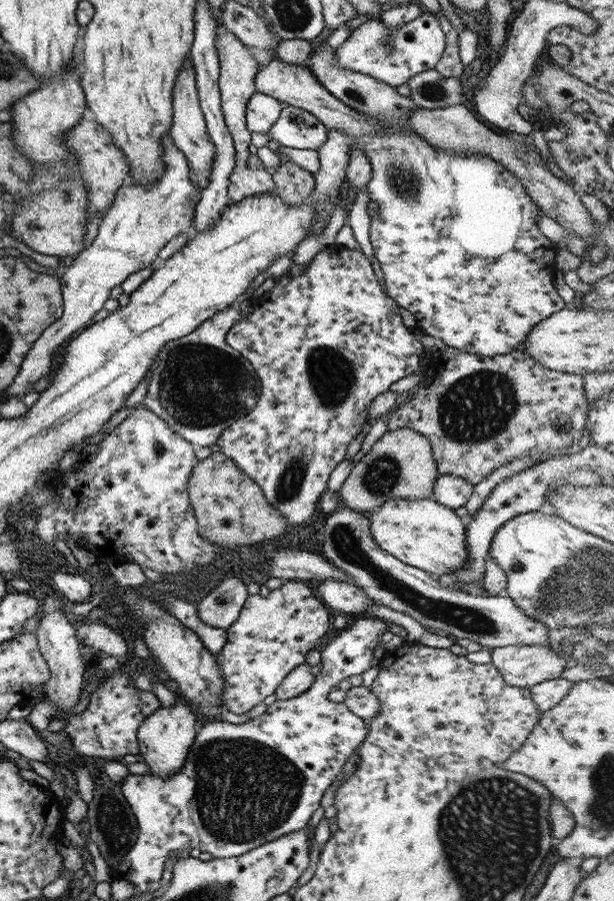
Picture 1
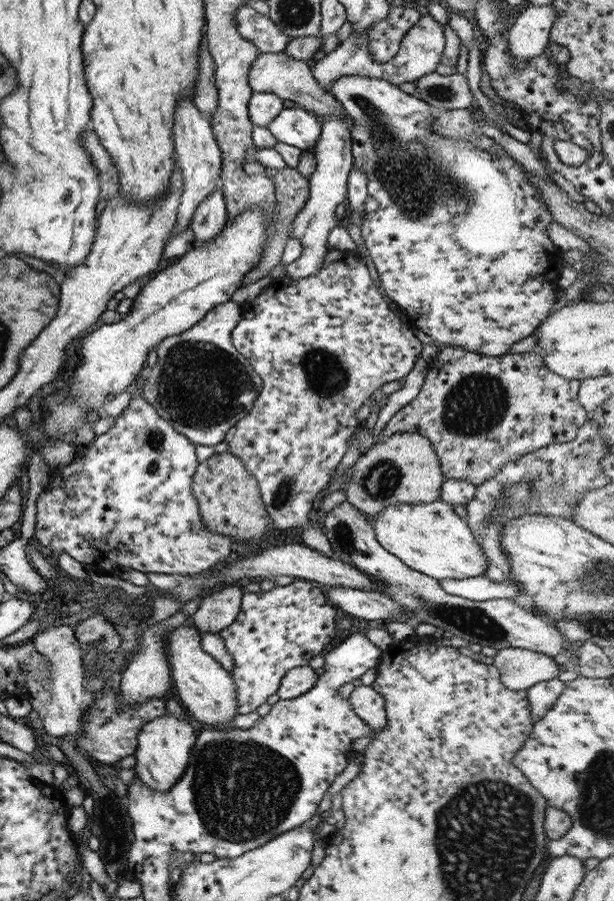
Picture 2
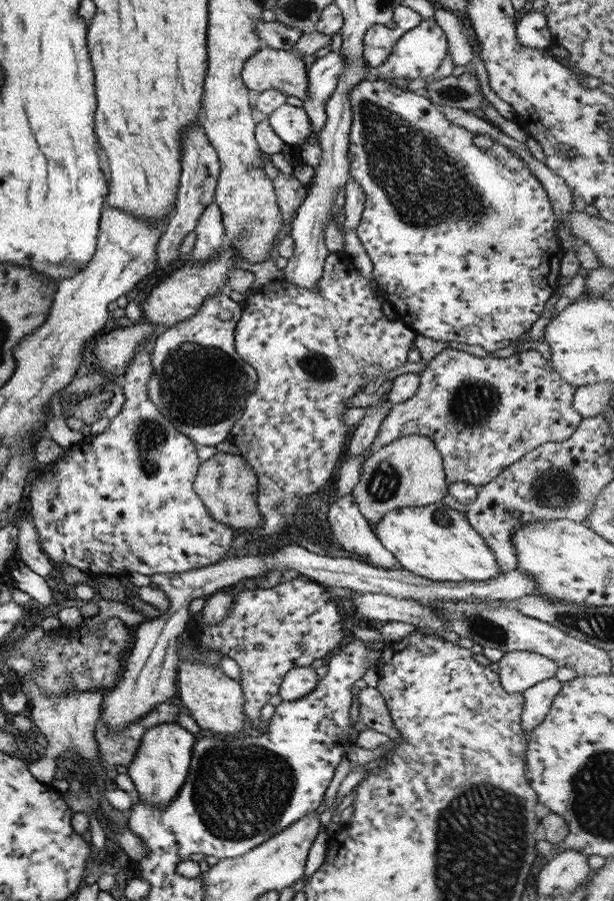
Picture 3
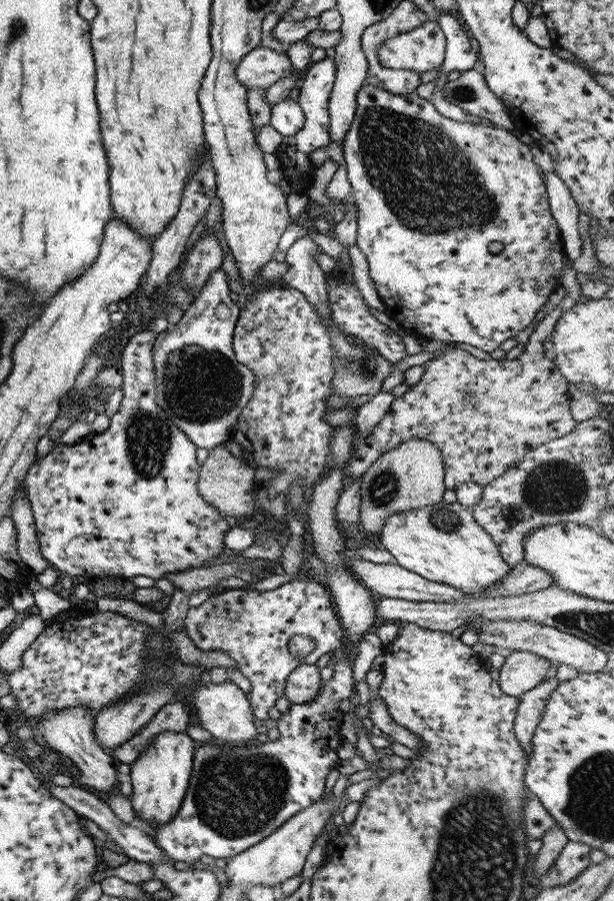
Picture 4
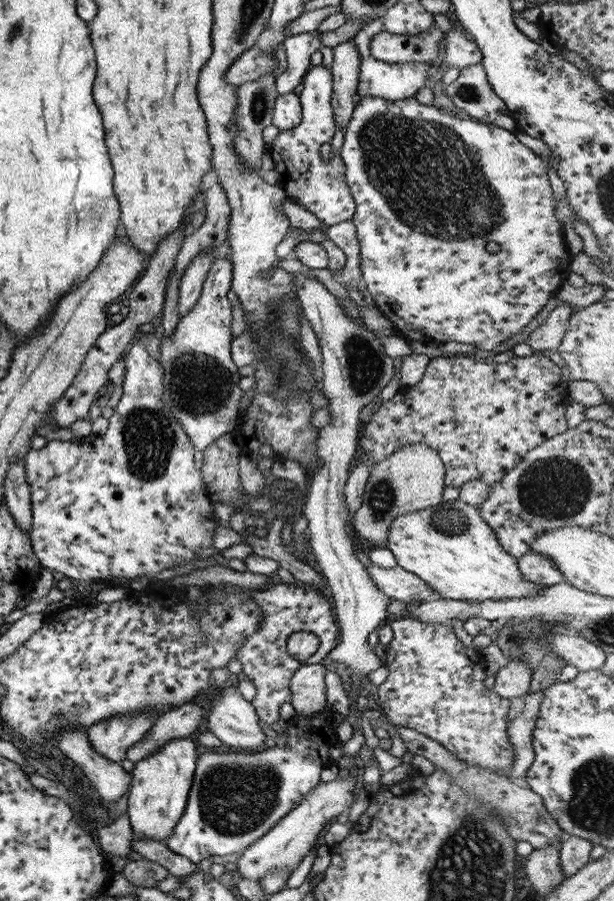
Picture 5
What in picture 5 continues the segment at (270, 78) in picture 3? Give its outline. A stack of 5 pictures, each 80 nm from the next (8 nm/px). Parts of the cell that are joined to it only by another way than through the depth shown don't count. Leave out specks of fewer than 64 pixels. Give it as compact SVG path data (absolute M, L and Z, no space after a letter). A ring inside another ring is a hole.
M253 46L229 65L224 79L228 85L237 87L249 81L253 82L256 78L273 72L275 68L277 68L277 60L274 57L265 56L259 47Z

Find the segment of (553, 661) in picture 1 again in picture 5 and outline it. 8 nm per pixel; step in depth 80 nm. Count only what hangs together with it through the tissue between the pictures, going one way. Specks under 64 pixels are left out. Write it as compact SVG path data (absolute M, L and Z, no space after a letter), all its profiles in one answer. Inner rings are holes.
M508 659L505 666L495 673L491 690L501 698L521 697L526 694L533 673L525 660Z

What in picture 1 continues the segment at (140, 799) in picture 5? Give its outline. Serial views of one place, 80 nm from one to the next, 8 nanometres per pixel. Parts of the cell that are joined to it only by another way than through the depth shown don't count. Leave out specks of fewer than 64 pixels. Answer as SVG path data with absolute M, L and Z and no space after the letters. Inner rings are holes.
M181 698L171 706L159 707L147 715L137 728L138 758L143 760L148 768L149 776L169 777L183 768L187 751L197 736L200 719L194 710Z

